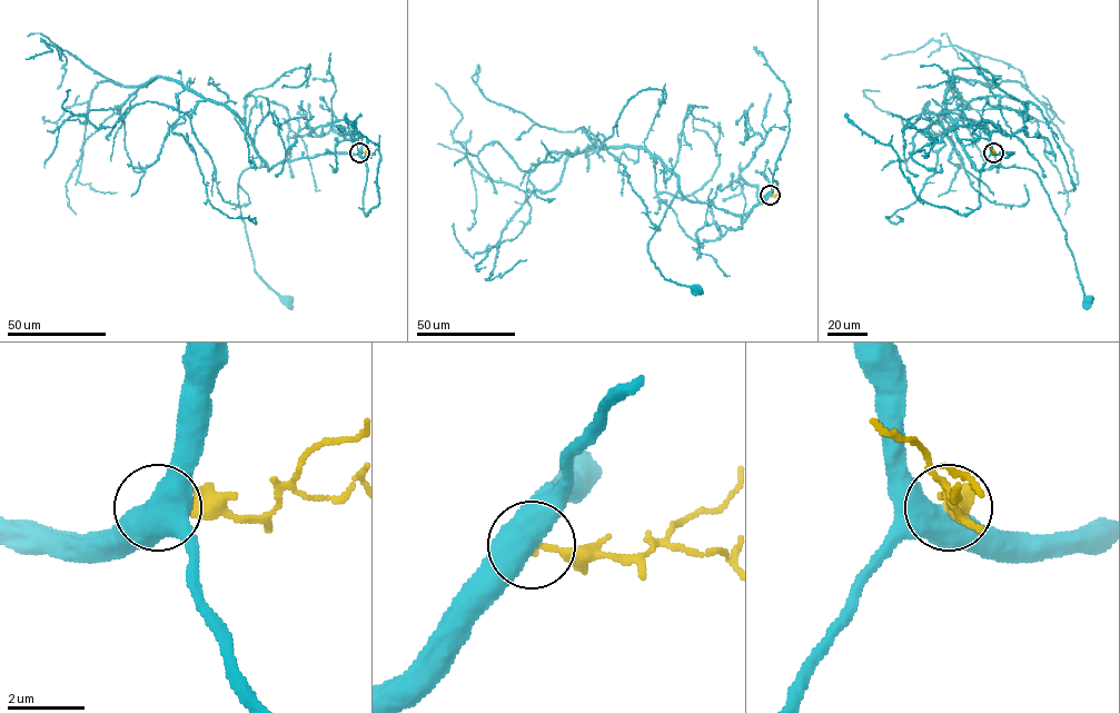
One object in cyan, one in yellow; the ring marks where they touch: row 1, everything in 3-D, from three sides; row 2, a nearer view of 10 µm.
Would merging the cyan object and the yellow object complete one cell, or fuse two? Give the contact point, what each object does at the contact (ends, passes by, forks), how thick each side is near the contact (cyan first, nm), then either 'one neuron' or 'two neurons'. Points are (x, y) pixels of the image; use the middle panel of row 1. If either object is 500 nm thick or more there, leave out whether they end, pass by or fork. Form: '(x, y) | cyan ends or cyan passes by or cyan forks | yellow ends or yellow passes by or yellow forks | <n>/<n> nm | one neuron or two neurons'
(770, 195) | 550/180 nm | two neurons

